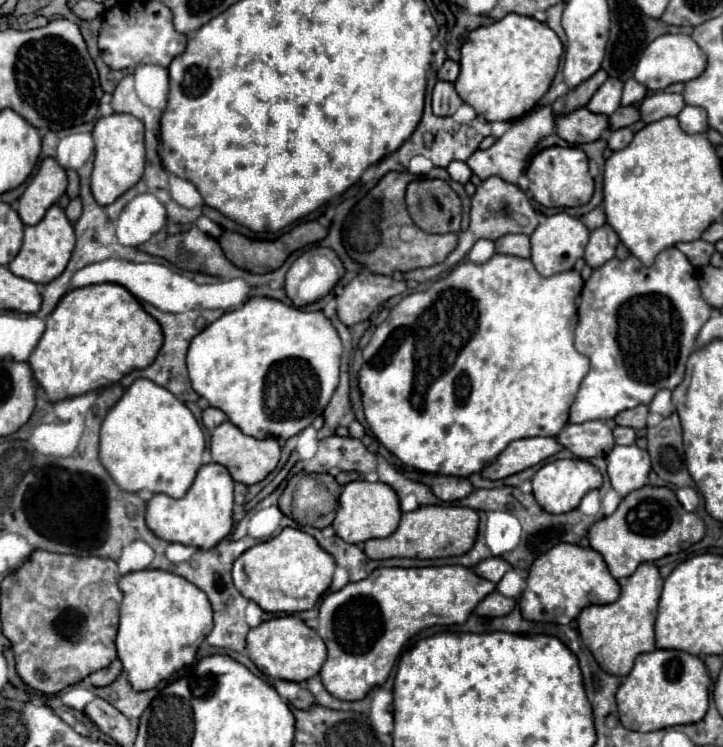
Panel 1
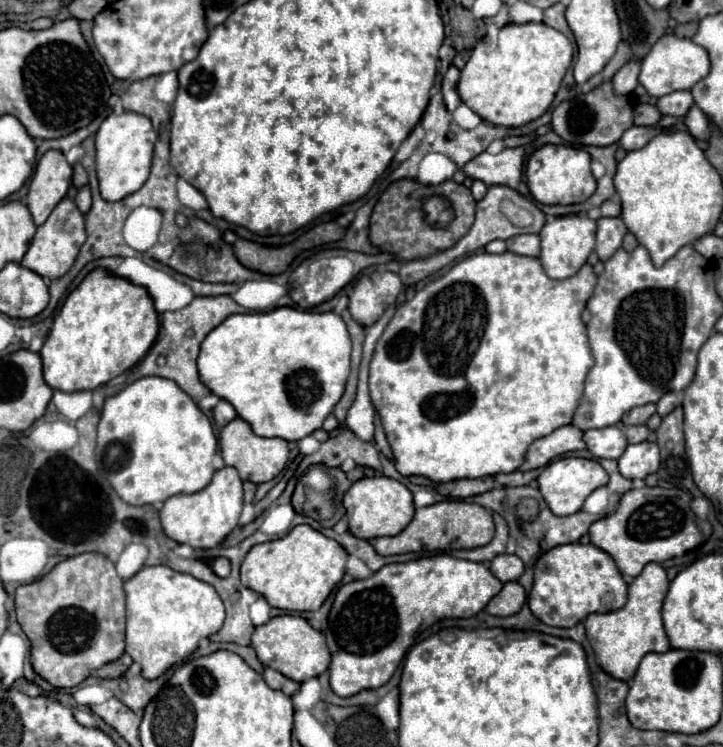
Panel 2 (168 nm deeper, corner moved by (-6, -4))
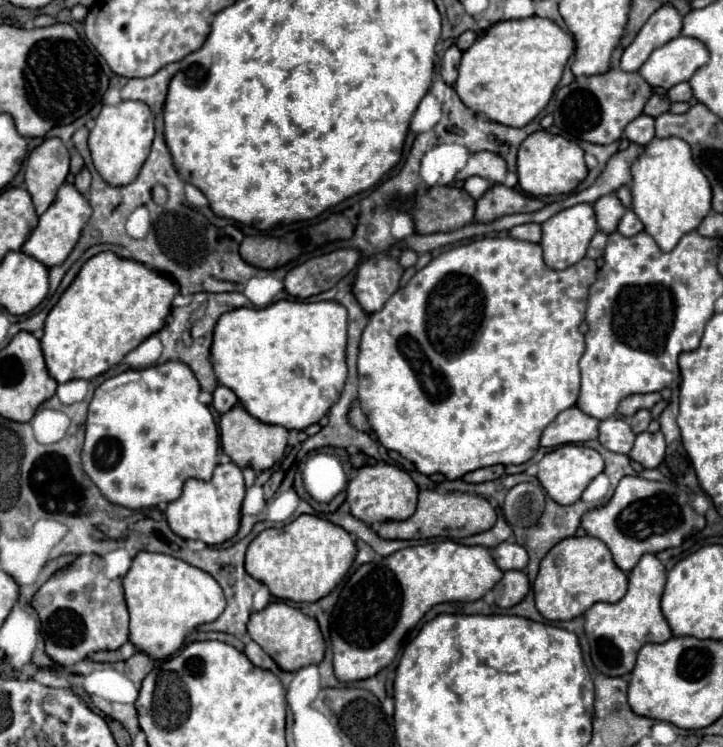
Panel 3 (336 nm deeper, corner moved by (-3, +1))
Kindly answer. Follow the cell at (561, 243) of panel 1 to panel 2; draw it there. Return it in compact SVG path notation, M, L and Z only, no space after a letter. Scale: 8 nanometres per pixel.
M584 215L556 217L542 227L540 239L542 239L540 261L542 261L546 275L552 279L566 279L578 273L578 269L586 263L588 255L592 253L594 243L596 243L596 221Z

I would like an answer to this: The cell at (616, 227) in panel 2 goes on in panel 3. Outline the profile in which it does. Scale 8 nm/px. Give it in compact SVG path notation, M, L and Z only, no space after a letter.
M607 194L607 196L601 196L597 202L595 202L595 216L597 216L597 224L599 224L599 230L603 234L613 234L619 226L619 220L623 218L625 214L625 208L621 206L619 198L615 194Z

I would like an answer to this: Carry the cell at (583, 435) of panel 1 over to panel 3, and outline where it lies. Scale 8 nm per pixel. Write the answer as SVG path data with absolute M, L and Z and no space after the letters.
M607 418L599 424L599 442L611 452L627 454L633 448L635 434L629 430L629 424L619 418Z

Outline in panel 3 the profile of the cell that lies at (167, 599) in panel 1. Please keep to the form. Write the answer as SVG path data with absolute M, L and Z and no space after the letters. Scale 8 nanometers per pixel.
M139 552L123 578L123 588L131 616L129 642L153 660L175 654L185 644L187 632L217 620L225 610L223 590L213 576L167 554Z

